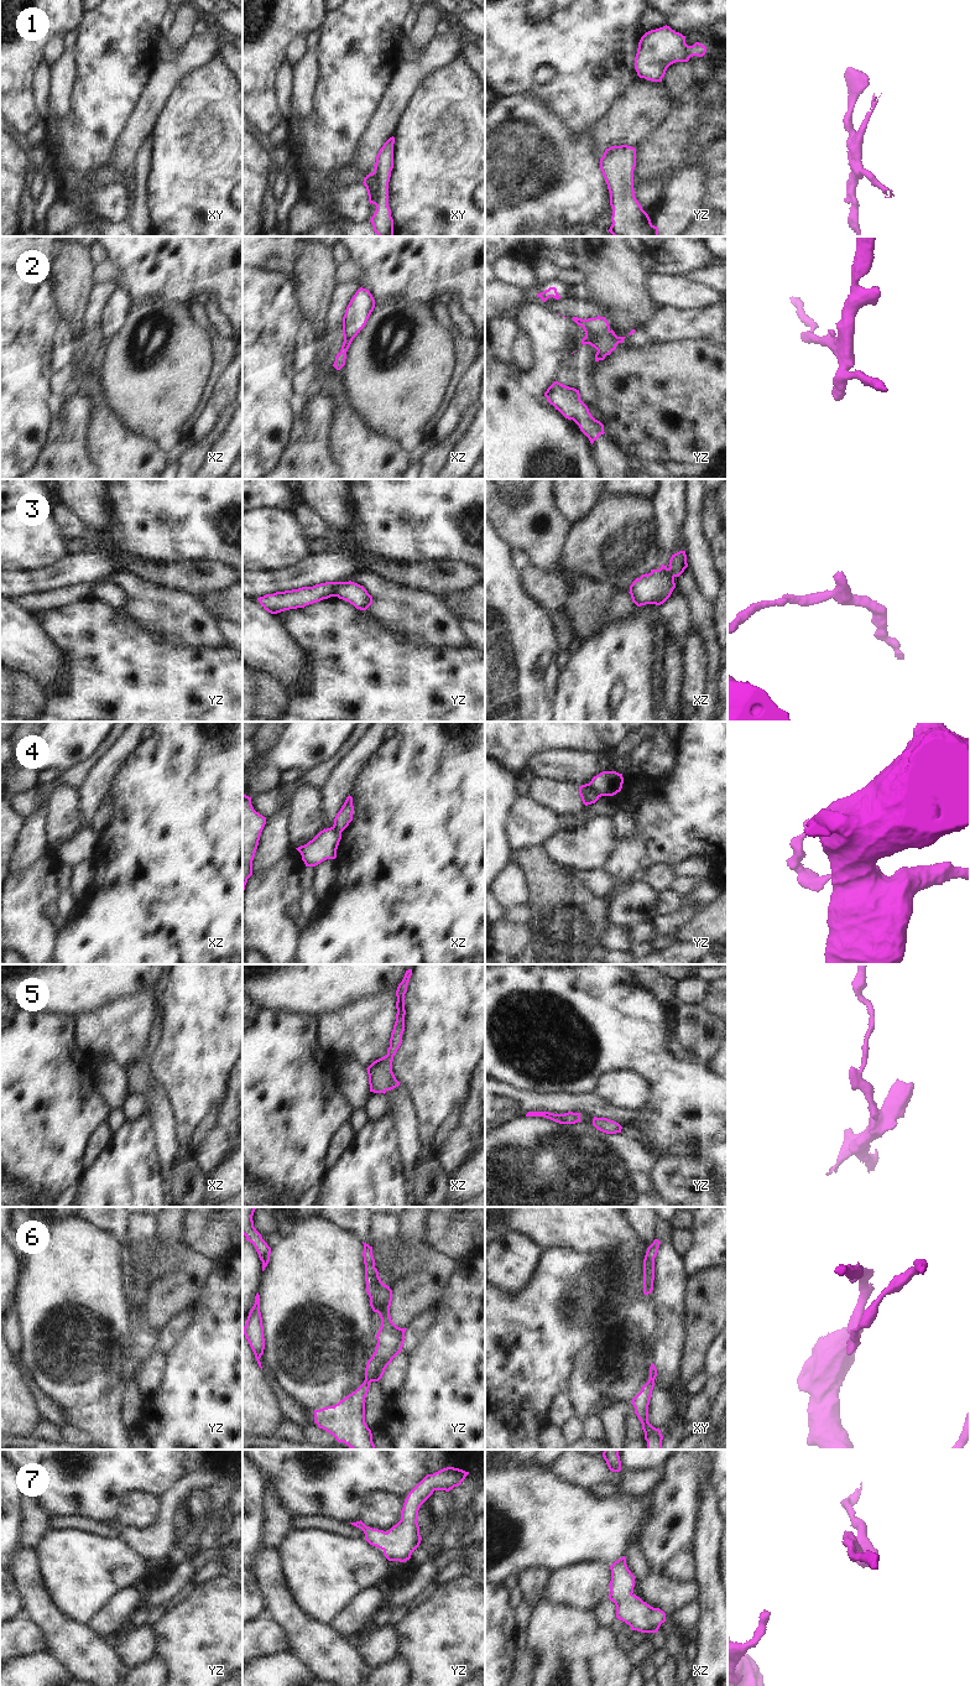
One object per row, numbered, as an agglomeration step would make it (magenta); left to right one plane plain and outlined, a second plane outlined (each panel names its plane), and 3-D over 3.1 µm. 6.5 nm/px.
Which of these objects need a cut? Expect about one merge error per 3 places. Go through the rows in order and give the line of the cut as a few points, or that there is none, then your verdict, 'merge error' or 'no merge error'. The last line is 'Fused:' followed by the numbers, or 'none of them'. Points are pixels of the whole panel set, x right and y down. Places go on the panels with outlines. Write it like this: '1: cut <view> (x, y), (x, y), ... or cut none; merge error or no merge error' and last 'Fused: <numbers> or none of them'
1: cut xy (374, 171), (376, 181), (375, 204); merge error
2: cut none; no merge error
3: cut yz (339, 582), (334, 596); merge error
4: cut yz (588, 784), (599, 796); merge error
5: cut none; no merge error
6: cut none; no merge error
7: cut none; no merge error
Fused: 1, 3, 4

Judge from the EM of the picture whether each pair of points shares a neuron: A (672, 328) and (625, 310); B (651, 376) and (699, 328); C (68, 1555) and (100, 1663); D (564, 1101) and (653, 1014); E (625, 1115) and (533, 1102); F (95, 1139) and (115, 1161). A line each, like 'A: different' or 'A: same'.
A: different
B: different
C: different
D: different
E: same
F: different

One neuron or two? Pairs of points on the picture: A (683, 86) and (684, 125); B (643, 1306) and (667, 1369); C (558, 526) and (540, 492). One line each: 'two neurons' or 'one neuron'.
A: two neurons
B: two neurons
C: one neuron

